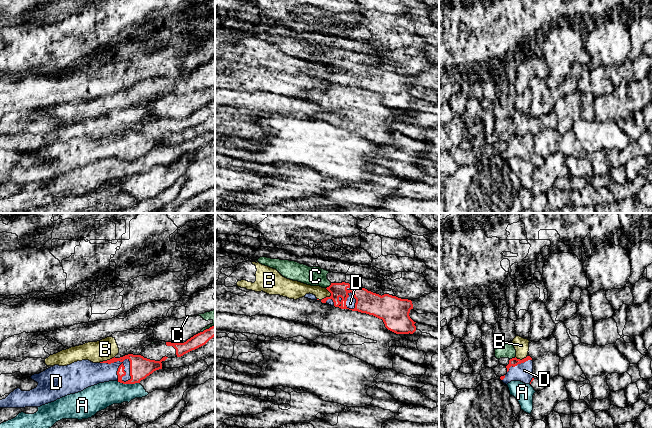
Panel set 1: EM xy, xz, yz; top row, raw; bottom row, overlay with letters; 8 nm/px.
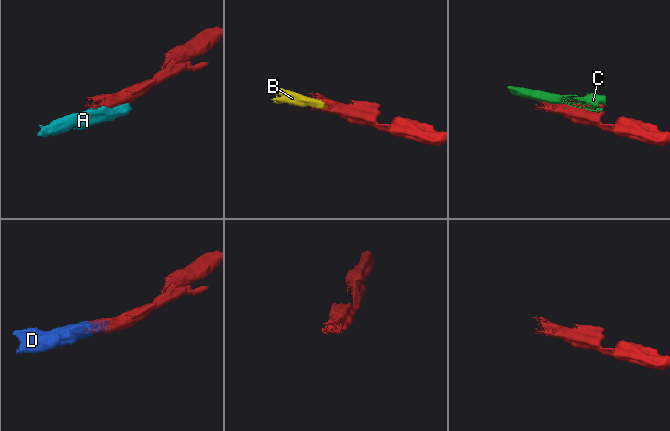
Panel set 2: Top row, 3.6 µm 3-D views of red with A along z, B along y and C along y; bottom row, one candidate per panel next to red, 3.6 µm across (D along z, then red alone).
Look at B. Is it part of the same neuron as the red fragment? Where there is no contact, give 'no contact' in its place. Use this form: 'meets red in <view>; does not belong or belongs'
meets red in xz; does not belong

